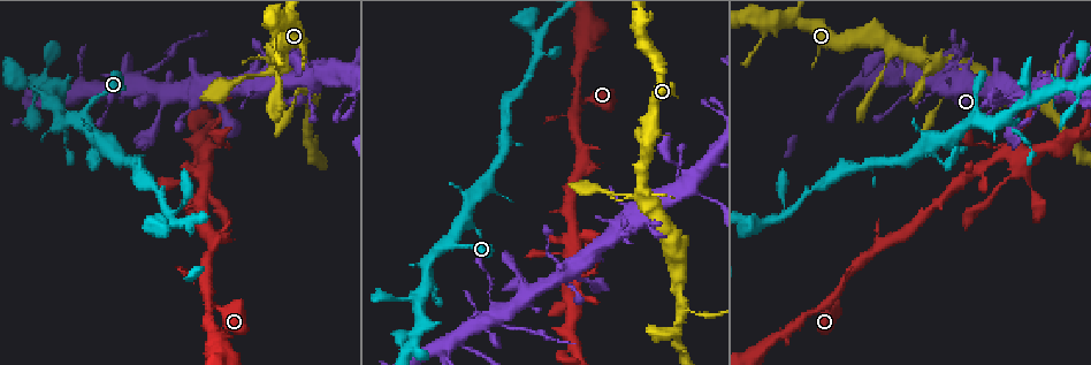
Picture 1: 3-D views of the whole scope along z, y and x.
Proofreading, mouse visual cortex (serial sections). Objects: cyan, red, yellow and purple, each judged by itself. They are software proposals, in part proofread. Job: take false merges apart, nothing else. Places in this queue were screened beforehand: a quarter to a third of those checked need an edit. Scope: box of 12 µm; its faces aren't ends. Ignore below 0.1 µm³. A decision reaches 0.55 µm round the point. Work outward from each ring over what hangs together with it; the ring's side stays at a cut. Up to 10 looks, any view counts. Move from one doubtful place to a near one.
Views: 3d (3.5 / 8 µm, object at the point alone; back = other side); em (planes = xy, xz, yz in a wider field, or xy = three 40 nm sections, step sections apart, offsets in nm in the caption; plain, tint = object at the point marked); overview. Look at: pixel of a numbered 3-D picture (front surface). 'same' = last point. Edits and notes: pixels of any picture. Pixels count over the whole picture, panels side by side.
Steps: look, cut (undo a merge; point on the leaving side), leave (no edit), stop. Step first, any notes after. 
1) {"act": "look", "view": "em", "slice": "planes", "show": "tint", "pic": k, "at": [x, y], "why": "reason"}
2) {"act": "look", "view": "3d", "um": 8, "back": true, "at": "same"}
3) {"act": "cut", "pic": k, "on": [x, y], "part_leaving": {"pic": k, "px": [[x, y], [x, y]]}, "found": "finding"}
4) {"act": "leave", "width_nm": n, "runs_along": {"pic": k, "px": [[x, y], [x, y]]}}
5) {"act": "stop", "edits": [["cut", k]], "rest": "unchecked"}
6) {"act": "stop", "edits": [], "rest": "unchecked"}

{"act": "look", "view": "3d", "um": 3.5, "pic": 1, "at": [995, 126], "why": "abrupt turn"}

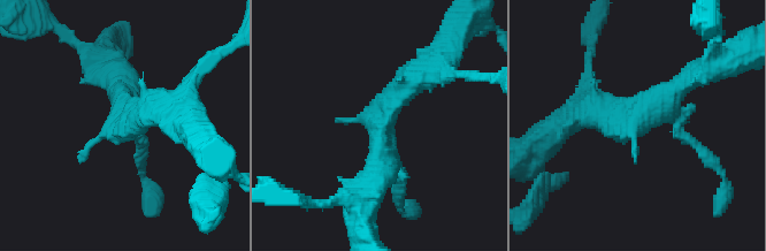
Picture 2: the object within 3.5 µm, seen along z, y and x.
{"act": "look", "view": "em", "slice": "xy", "step": 2, "show": "tint", "pic": 2, "at": [381, 123], "why": "now the EM"}

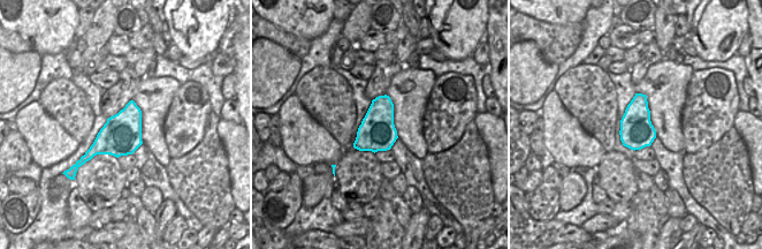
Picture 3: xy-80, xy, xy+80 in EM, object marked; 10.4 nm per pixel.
{"act": "leave", "width_nm": 380, "runs_along": {"pic": 2, "px": [[433, 74], [387, 104], [376, 180]]}, "found": "all the same cell"}

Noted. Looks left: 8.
{"act": "look", "view": "3d", "um": 3.5, "pic": 1, "at": [681, 319]}

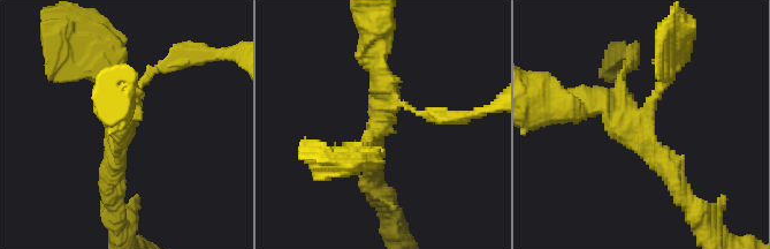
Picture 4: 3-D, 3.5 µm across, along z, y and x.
{"act": "look", "view": "em", "slice": "xy", "step": 5, "show": "tint", "pic": 4, "at": [637, 127], "arms": 4, "arm_widths_nm": [150, 200, 200, 300], "why": "shape alone is not enough"}

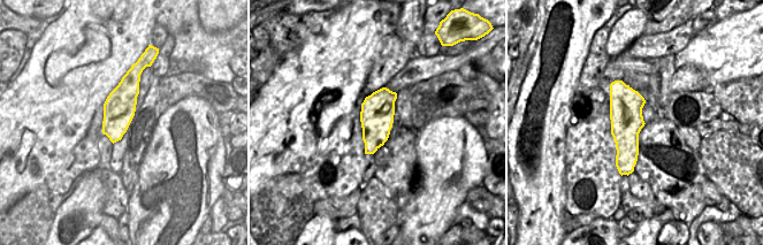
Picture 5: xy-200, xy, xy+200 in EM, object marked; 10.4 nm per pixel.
{"act": "leave", "width_nm": 360, "runs_along": {"pic": 5, "px": [[617, 83], [626, 104], [630, 167]]}, "found": "all the same cell"}

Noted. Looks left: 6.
{"act": "look", "view": "3d", "um": 8, "pic": 1, "at": [317, 66], "why": "looks like a crossing"}

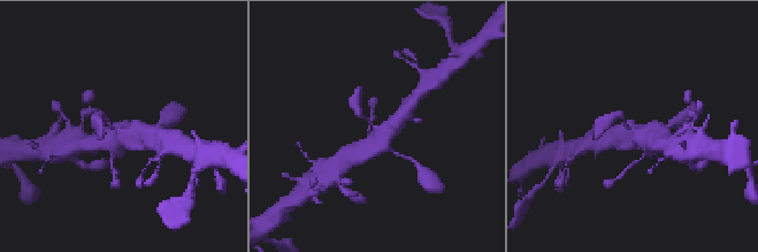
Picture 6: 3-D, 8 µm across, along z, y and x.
{"act": "look", "view": "em", "slice": "xy", "step": 3, "show": "tint", "pic": 6, "at": [119, 129]}

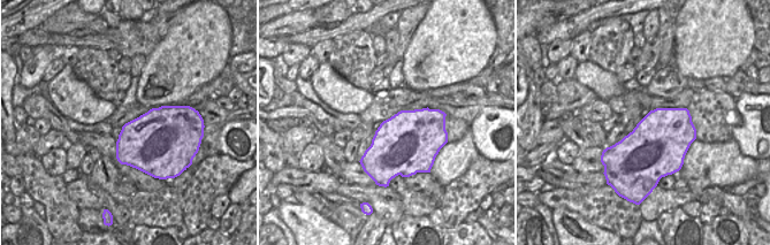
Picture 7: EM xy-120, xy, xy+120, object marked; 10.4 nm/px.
{"act": "leave", "runs_along": {"pic": 6, "px": [[359, 152], [380, 140], [408, 108]]}, "found": "continuous, no second cell"}

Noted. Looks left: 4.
{"act": "look", "view": "3d", "um": 3.5, "pic": 1, "at": [208, 304], "why": "a narrow waist"}

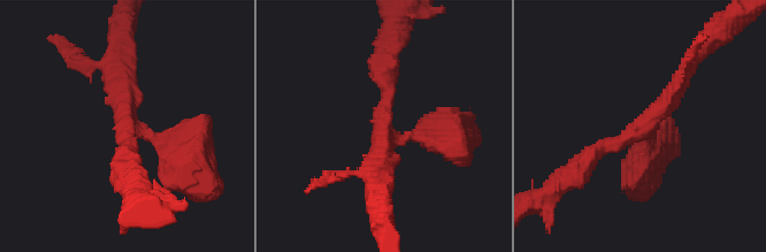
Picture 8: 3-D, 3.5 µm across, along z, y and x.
{"act": "look", "view": "em", "slice": "xy", "step": 1, "show": "tint", "pic": 8, "at": [651, 122], "why": "need the tissue"}

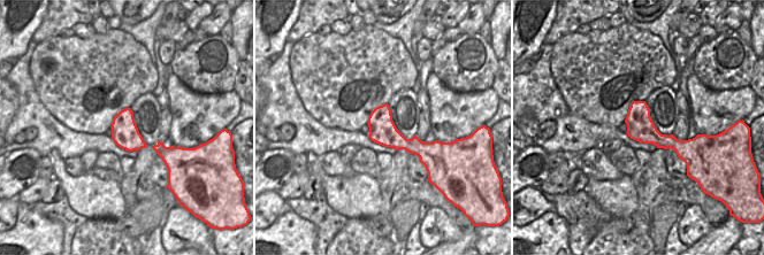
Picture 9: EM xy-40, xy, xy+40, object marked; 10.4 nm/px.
{"act": "leave", "runs_along": {"pic": 8, "px": [[186, 169], [127, 120], [119, 60]]}, "found": "all the same cell"}

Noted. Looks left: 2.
{"act": "stop", "edits": [], "rest": "unchecked"}

